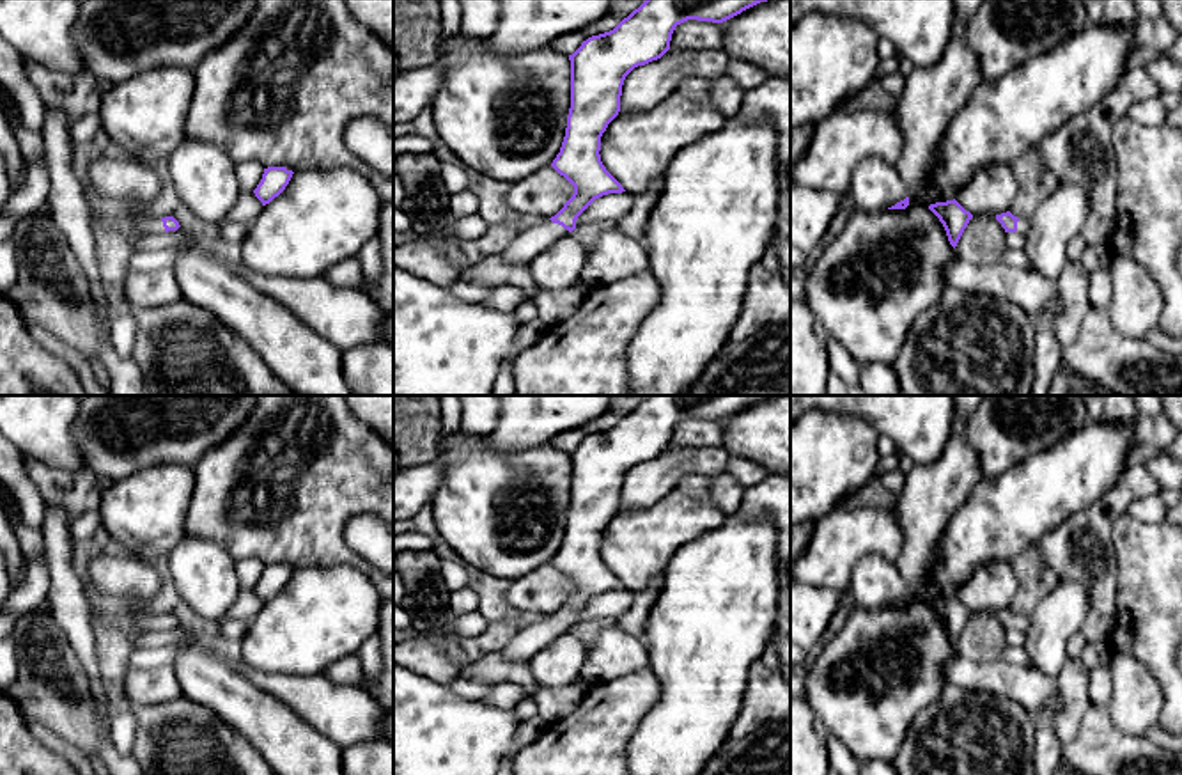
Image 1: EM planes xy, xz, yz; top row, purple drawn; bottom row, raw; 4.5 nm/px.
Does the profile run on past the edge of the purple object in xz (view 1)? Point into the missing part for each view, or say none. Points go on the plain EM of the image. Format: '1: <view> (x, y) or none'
1: xz (530, 639)

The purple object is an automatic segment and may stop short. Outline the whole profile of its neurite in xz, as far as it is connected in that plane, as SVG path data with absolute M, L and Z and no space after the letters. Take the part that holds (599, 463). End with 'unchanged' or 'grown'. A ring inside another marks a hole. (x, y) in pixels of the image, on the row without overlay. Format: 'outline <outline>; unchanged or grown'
outline M647 395L613 427L592 433L569 452L571 505L560 550L551 564L572 583L572 594L549 615L533 622L500 651L507 660L528 661L551 640L576 626L578 614L599 594L626 589L601 559L601 534L620 509L626 474L661 456L672 431L688 417L723 420L771 395Z; grown

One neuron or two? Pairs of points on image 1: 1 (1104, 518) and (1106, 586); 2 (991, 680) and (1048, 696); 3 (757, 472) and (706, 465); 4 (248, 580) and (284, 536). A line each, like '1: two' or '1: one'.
1: one
2: one
3: two
4: two

